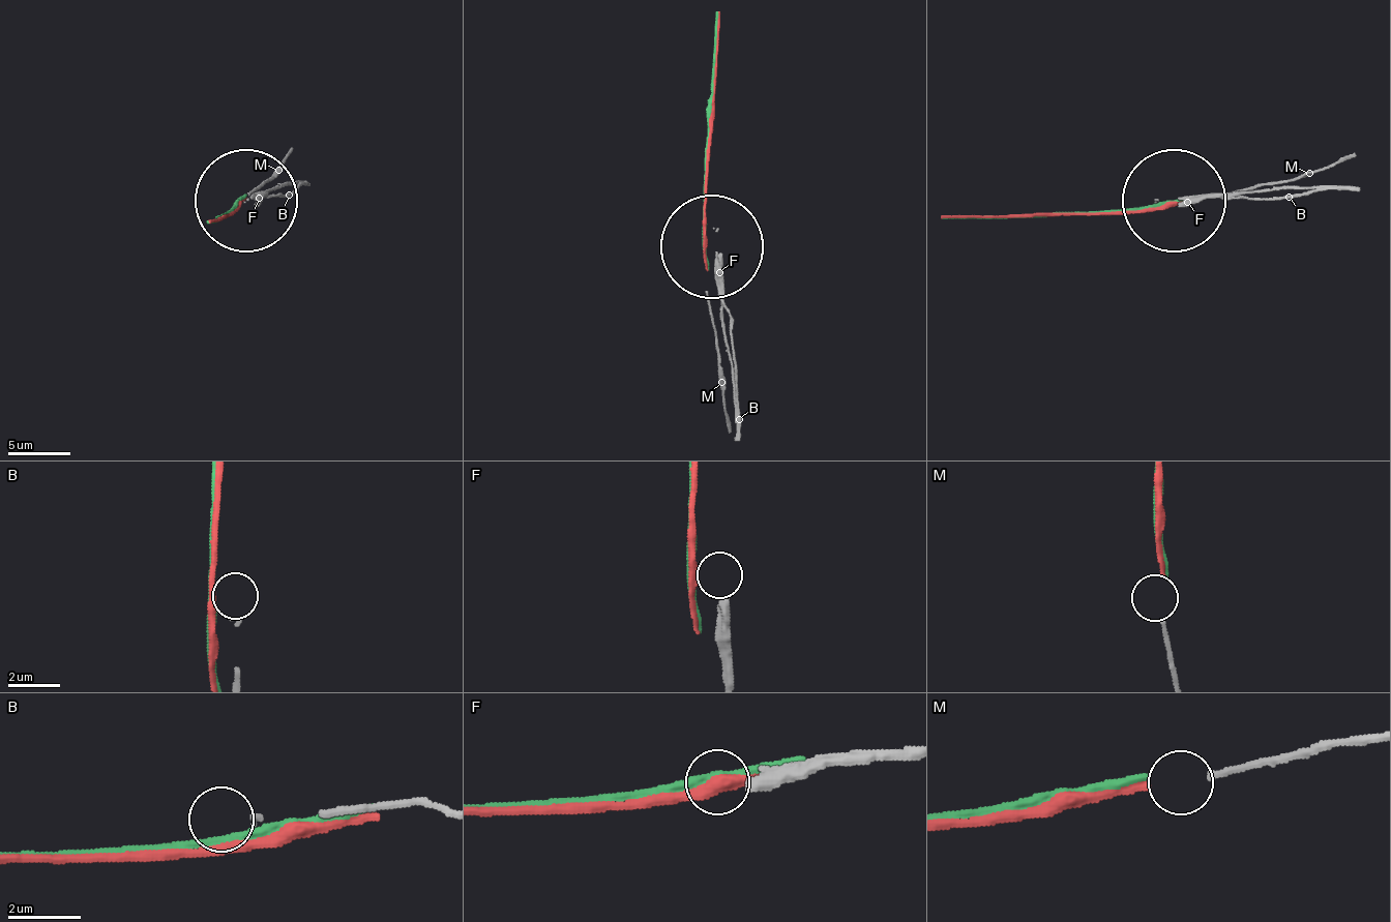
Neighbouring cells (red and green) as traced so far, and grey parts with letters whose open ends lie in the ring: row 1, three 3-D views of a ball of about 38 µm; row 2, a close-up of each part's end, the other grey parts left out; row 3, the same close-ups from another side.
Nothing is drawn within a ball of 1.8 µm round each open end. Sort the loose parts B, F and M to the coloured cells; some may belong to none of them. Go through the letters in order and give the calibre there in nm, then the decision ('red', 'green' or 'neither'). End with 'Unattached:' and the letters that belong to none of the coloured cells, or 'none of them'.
B: 110 nm thick; neither
F: 360 nm thick; neither
M: 150 nm thick; neither
Unattached: B, F, M

